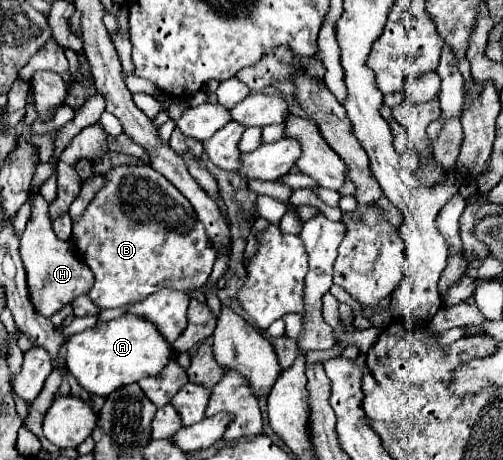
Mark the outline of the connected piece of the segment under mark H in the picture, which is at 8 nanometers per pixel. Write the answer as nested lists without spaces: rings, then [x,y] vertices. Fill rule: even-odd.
[[[39,193],[33,195],[31,221],[27,223],[27,229],[21,235],[21,259],[27,271],[27,289],[29,289],[31,303],[35,311],[41,313],[43,317],[51,317],[61,307],[71,303],[75,297],[85,295],[93,285],[91,269],[73,251],[69,251],[67,241],[55,237],[51,229],[49,205]]]

